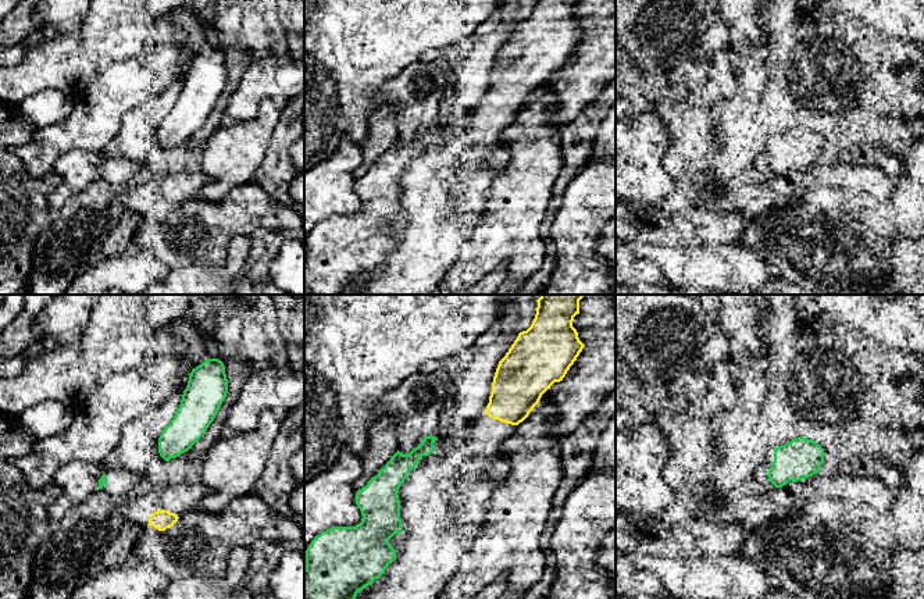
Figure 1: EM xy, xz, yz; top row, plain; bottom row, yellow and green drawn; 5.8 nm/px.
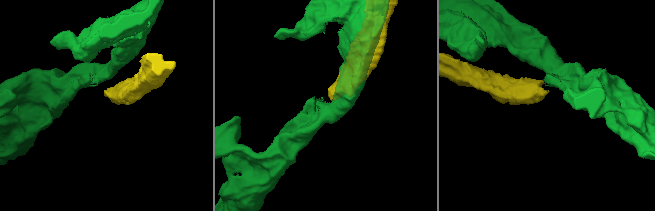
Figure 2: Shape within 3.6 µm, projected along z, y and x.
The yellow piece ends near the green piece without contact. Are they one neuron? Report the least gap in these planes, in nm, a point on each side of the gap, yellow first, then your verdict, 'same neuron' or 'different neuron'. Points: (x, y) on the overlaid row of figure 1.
280 nm apart; from yellow across xy (163, 509), (166, 460); different neuron

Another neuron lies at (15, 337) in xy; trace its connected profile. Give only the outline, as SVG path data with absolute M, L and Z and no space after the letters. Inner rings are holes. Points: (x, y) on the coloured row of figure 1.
M24 295L21 314L0 334L0 359L17 357L32 342L32 324L56 295Z

